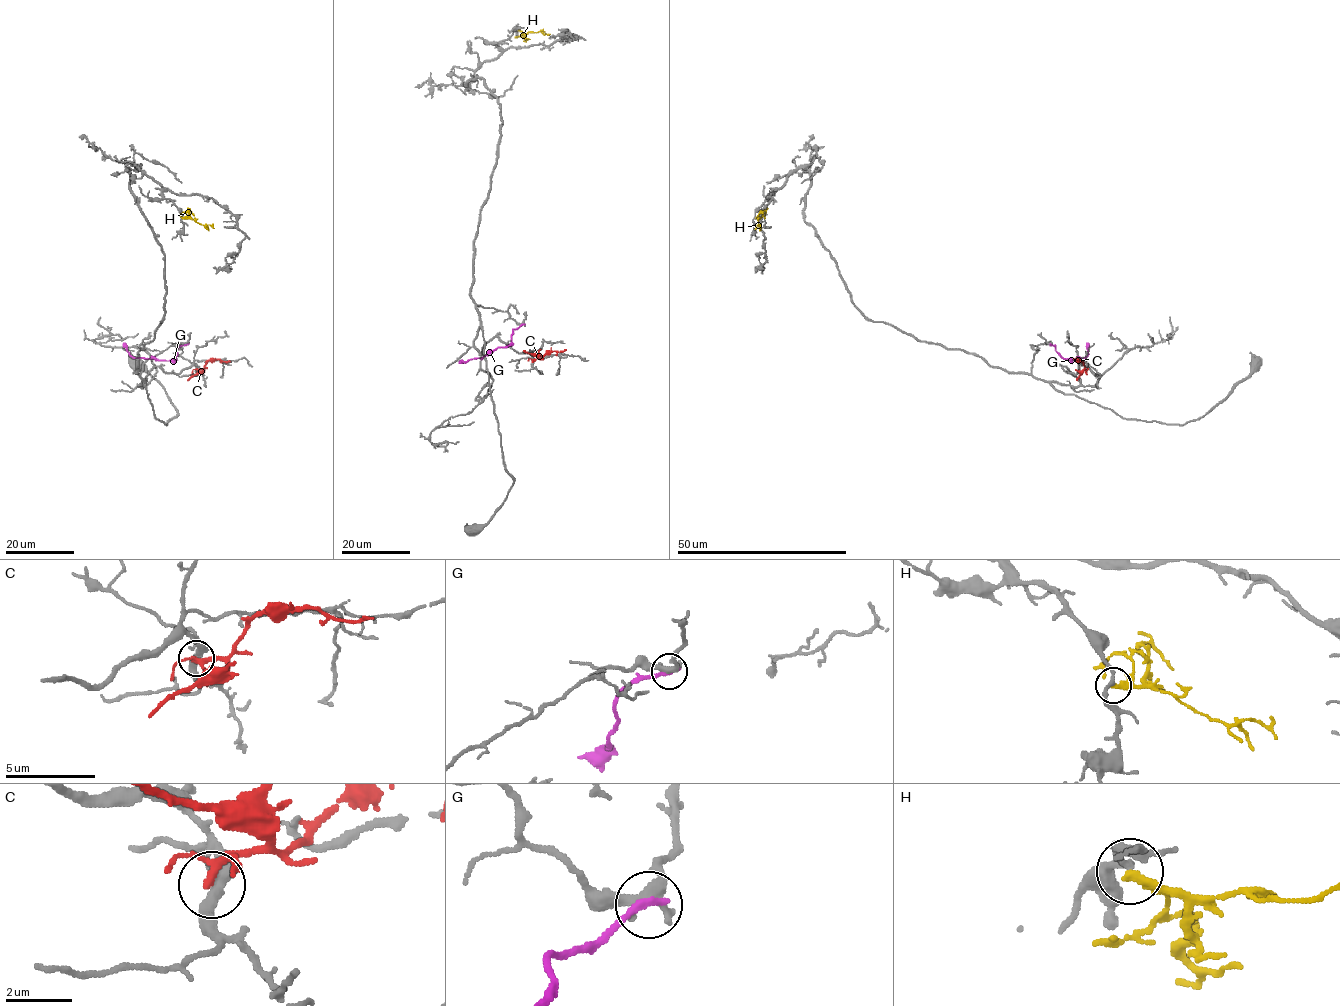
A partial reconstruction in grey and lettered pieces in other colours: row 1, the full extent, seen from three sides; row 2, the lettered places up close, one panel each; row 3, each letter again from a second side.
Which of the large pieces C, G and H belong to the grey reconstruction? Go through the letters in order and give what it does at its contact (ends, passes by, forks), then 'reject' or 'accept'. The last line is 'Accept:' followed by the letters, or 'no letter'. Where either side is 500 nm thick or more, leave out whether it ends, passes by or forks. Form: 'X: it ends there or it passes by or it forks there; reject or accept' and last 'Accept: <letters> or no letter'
C: it forks there; reject
G: it ends there; reject
H: it ends there; reject
Accept: no letter

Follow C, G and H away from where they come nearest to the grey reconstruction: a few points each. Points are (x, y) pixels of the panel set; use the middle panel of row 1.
C: (533, 362), (546, 353), (566, 349)
G: (522, 324), (512, 330), (511, 341), (504, 347), (490, 350), (481, 358), (459, 362)
H: (518, 30), (550, 34)

